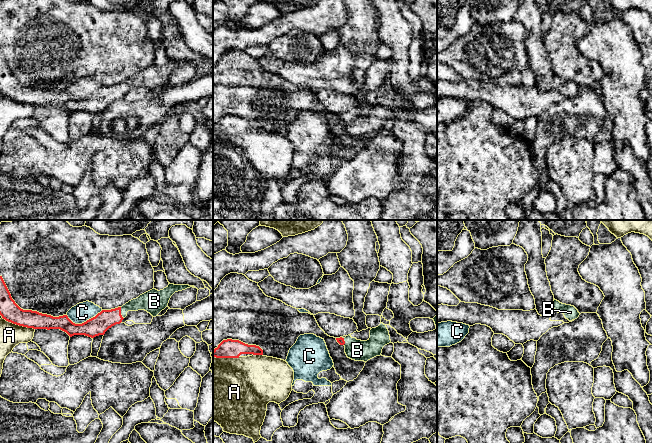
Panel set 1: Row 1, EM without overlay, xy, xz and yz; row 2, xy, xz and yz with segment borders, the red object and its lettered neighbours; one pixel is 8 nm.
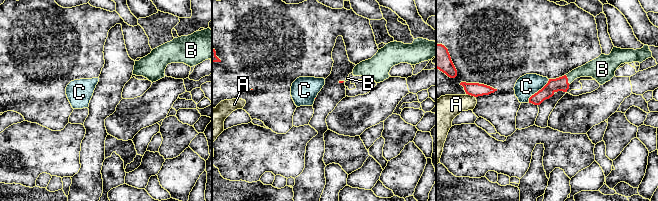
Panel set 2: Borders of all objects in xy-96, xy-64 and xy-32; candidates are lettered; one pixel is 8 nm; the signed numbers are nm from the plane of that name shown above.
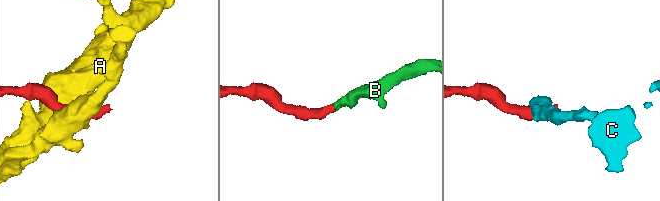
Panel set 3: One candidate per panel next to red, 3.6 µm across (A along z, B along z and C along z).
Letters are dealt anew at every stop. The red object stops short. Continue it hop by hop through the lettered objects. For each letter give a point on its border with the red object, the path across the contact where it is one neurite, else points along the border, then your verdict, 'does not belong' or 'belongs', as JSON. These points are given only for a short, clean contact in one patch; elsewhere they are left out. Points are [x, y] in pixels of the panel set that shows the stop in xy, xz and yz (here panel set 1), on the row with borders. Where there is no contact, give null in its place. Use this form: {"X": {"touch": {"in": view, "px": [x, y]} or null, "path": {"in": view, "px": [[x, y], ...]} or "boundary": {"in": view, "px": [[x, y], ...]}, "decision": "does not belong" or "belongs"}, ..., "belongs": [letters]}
{"A": {"touch": {"in": "xy", "px": [18, 324]}, "decision": "does not belong"}, "B": {"touch": {"in": "xy", "px": [120, 313]}, "path": {"in": "xy", "px": [[98, 325], [105, 319], [120, 313], [129, 306], [148, 301]]}, "decision": "belongs"}, "C": {"touch": {"in": "xy", "px": [84, 322]}, "boundary": {"in": "xy", "px": [[102, 310], [81, 323], [74, 323], [66, 315]]}, "decision": "does not belong"}, "belongs": ["B"]}

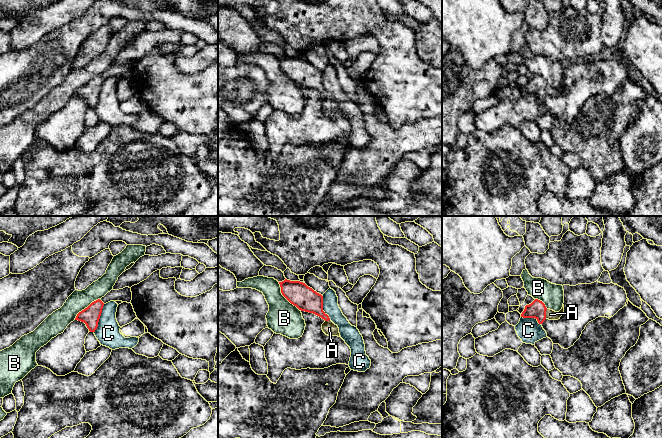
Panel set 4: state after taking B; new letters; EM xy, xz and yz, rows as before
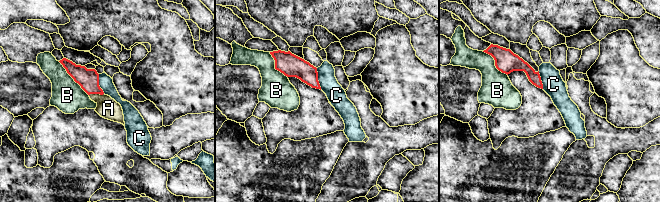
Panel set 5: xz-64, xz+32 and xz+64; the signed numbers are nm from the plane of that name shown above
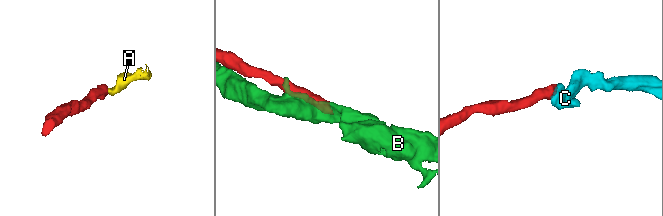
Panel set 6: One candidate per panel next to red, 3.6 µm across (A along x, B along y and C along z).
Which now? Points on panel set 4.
{"A": {"touch": {"in": "yz", "px": [545, 314]}, "decision": "belongs"}, "B": {"touch": {"in": "xz", "px": [285, 297]}, "decision": "does not belong"}, "C": {"touch": {"in": "xy", "px": [99, 318]}, "boundary": {"in": "xy", "px": [[104, 304], [98, 326], [94, 332]]}, "decision": "does not belong"}, "belongs": ["A"]}

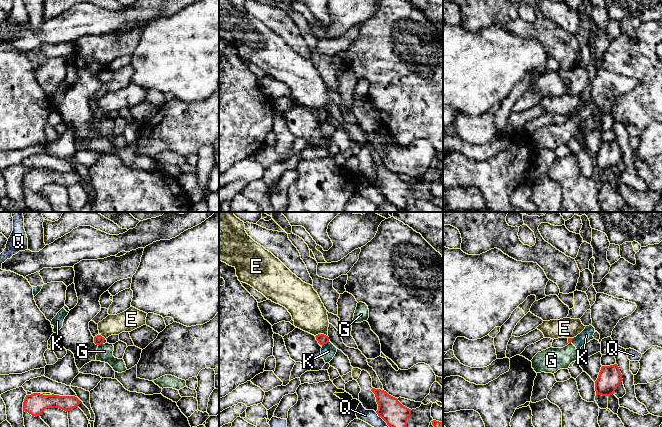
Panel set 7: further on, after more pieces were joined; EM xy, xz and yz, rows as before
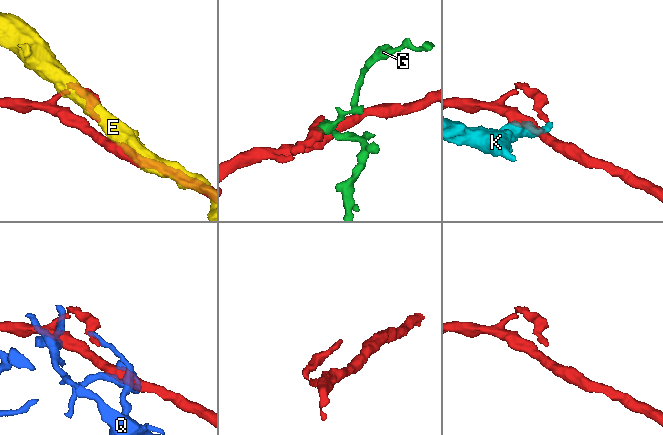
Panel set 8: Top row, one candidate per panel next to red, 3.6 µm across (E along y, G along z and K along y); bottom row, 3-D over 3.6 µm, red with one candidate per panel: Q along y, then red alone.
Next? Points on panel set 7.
{"E": {"touch": {"in": "xz", "px": [321, 334]}, "decision": "does not belong"}, "G": {"touch": {"in": "xy", "px": [100, 344]}, "boundary": {"in": "xy", "px": [[102, 343], [98, 346]]}, "decision": "does not belong"}, "K": {"touch": {"in": "xz", "px": [325, 343]}, "boundary": {"in": "xz", "px": [[328, 341], [322, 346]]}, "decision": "does not belong"}, "Q": {"touch": {"in": "xz", "px": [382, 418]}, "decision": "does not belong"}, "belongs": []}

